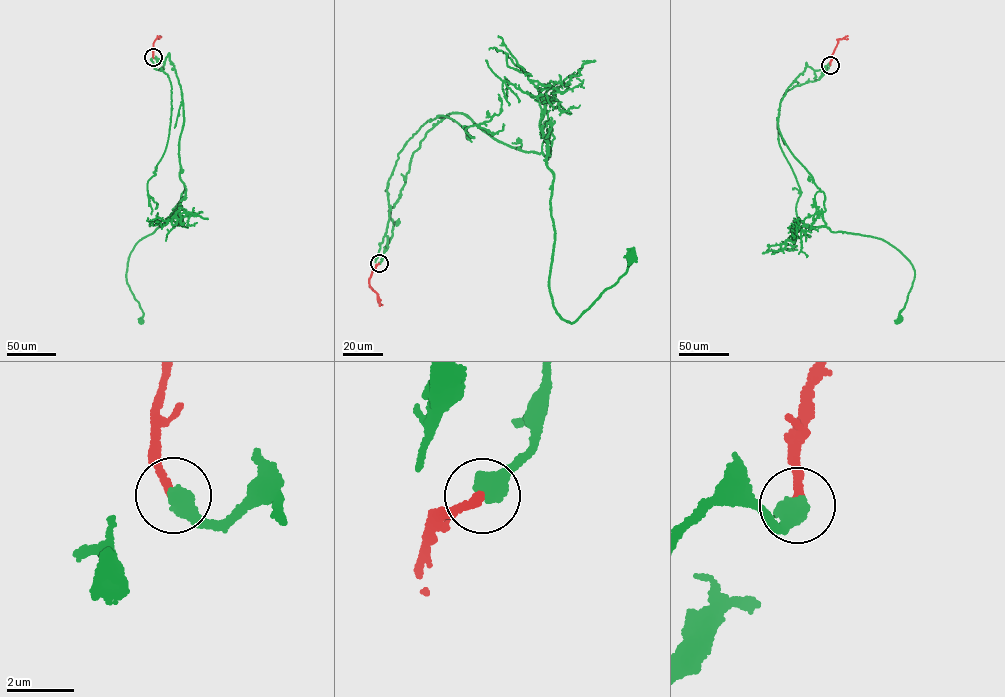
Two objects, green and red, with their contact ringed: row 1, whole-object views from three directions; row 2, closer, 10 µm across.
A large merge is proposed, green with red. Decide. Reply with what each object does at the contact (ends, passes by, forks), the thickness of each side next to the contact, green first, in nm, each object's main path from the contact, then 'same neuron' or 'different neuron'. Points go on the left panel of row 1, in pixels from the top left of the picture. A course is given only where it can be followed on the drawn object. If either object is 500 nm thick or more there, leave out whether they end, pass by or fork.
600 nm thick on the green side, 240 nm on the other; green runs (153, 57), (169, 53), (180, 87), (184, 188), (165, 225), (128, 258), (141, 321); red runs (153, 57), (154, 42), (161, 37); different neuron

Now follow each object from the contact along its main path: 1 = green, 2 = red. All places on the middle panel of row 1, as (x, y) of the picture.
1: (379, 263), (413, 152), (457, 112), (517, 149), (549, 149), (561, 318), (632, 257)
2: (379, 263), (368, 282), (382, 305)

